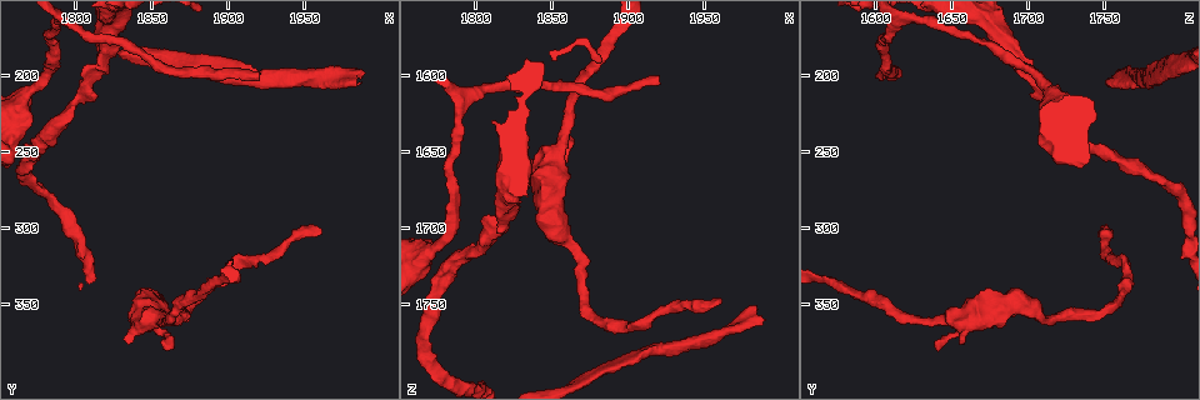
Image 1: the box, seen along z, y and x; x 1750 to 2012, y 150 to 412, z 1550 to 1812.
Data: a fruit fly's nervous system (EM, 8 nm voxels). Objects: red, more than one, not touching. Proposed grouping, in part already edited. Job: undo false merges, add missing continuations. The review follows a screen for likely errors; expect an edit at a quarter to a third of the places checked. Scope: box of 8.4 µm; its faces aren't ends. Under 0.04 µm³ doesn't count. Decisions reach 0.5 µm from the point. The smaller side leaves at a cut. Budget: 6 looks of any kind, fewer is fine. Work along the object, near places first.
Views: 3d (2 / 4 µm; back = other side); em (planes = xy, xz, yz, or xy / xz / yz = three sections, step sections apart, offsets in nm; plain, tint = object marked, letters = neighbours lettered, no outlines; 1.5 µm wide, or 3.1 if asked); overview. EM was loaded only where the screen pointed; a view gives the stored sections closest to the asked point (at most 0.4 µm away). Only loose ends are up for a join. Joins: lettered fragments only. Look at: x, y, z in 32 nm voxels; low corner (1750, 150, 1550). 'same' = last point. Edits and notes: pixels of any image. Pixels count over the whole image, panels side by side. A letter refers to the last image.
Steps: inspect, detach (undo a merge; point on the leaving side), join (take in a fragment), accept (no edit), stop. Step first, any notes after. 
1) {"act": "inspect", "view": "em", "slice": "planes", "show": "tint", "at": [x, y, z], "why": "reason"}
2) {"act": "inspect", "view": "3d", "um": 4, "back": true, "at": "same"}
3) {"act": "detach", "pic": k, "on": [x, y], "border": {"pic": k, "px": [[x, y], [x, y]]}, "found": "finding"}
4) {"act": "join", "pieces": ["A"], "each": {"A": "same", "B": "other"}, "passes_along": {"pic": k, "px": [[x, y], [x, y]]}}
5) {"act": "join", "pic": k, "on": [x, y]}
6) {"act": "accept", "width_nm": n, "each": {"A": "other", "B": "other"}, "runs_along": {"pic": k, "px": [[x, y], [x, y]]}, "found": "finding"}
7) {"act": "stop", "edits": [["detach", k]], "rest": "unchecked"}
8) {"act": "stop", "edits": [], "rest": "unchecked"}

{"act": "inspect", "view": "em", "slice": "xz", "step": 4, "show": "letters", "at": [1988, 200, 1760]}

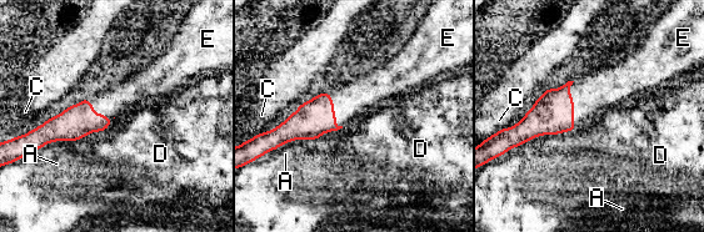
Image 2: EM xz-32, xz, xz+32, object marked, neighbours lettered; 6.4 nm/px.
{"act": "join", "pieces": ["E"], "each": {"A": "other", "C": "other", "D": "other", "E": "same"}, "found": "the neuron continues"}

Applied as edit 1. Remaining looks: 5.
{"act": "inspect", "view": "overview"}

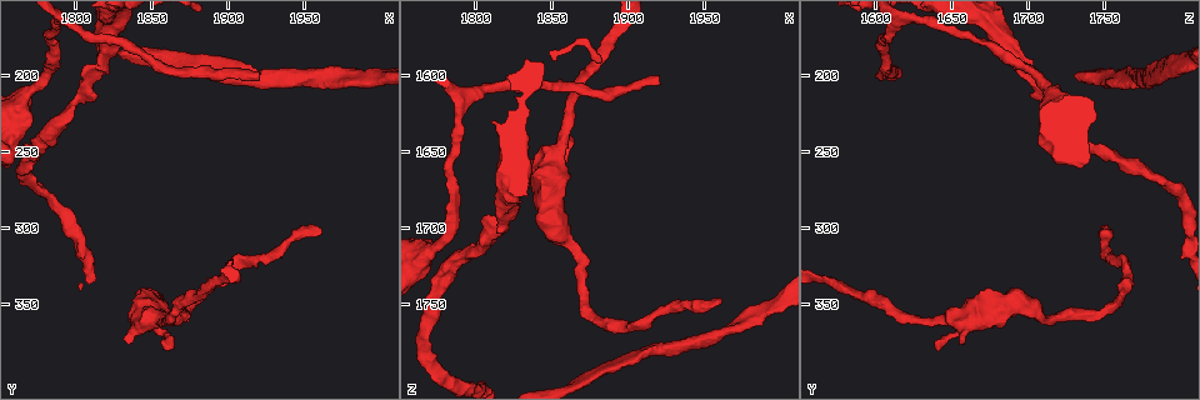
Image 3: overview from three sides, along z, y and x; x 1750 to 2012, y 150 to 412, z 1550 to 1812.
{"act": "inspect", "view": "3d", "um": 4, "at": [1820, 176, 1684]}

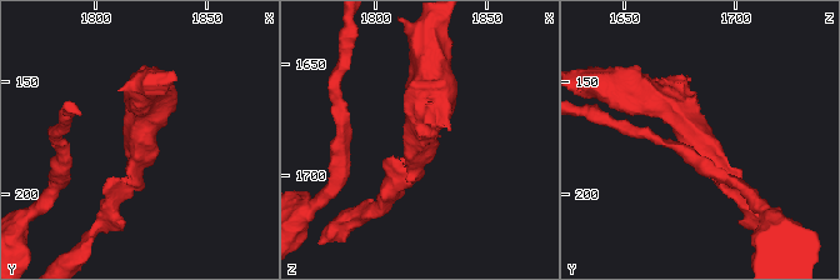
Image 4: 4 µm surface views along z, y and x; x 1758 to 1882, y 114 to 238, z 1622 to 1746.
{"act": "inspect", "view": "em", "slice": "xz", "step": 4, "show": "letters", "at": [1821, 175, 1682], "arm_widths_nm": [200, 500], "why": "now the EM"}

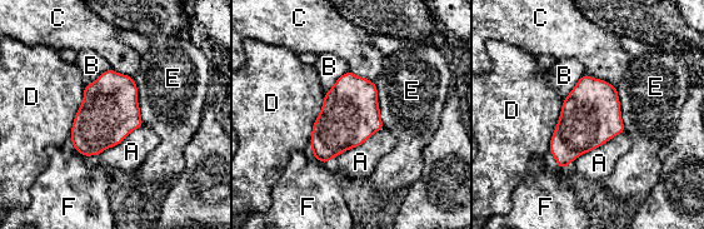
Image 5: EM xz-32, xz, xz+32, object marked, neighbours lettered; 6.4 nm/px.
{"act": "accept", "each": {"A": "other", "B": "other", "C": "other", "D": "other", "E": "other", "F": "other"}, "border": {"pic": 5, "px": [[584, 73], [607, 80], [615, 88]]}, "found": "one neuron here"}

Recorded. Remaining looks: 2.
{"act": "stop", "edits": [["join", 2]], "rest": "unchecked"}

